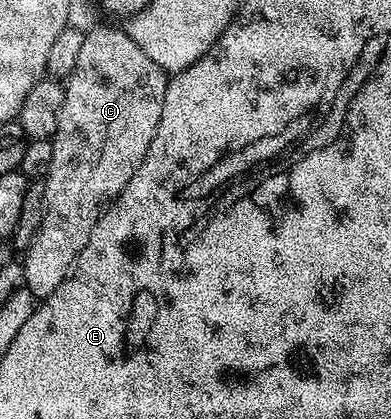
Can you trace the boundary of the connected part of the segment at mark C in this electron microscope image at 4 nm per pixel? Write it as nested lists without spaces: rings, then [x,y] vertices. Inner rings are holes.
[[[98,26],[84,31],[81,55],[73,74],[67,77],[63,90],[63,106],[57,118],[57,130],[51,140],[53,166],[46,174],[46,211],[39,228],[26,245],[27,257],[22,257],[23,284],[35,298],[46,298],[65,282],[75,260],[81,254],[93,226],[103,216],[103,210],[125,190],[125,182],[137,174],[153,134],[157,134],[157,122],[161,122],[161,102],[165,102],[165,90],[169,79],[164,72],[122,27]]]

